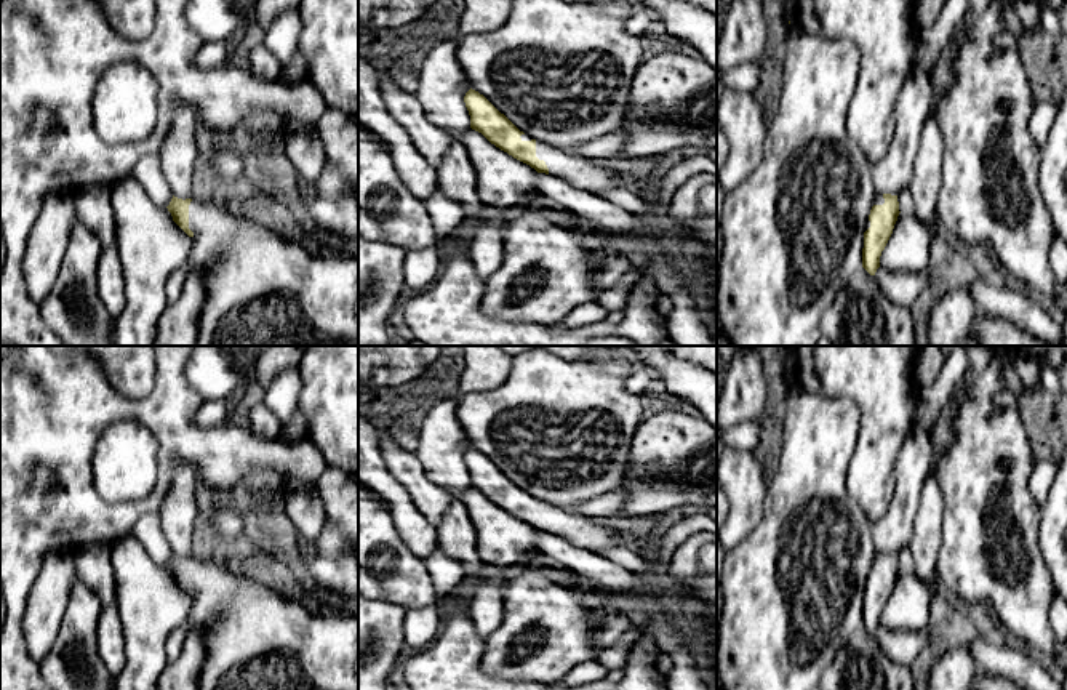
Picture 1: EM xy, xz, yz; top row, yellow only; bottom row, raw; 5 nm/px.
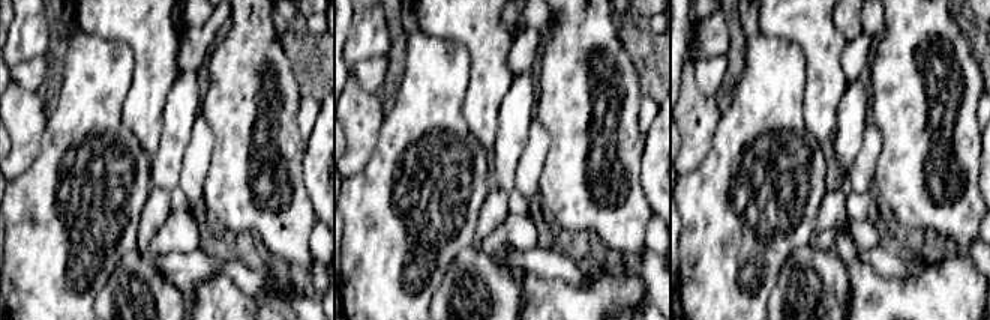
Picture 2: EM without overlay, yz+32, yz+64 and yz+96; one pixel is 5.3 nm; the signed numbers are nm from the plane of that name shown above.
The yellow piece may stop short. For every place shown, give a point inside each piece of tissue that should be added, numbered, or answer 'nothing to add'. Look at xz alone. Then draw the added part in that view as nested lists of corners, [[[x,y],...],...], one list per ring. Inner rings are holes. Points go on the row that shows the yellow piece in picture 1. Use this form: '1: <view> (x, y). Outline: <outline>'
1: xz (578, 172). Outline: [[[536,141],[536,157],[545,162],[550,176],[585,192],[600,195],[606,189],[635,186],[624,173],[595,166],[589,158],[573,155],[569,150],[545,142]]]

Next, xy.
1: xy (261, 288). Outline: [[[192,200],[189,205],[189,229],[194,232],[194,248],[187,267],[203,275],[206,290],[195,346],[358,346],[358,255],[312,253],[301,243],[291,242],[264,226],[237,218],[234,211],[235,207],[222,210],[202,200]]]

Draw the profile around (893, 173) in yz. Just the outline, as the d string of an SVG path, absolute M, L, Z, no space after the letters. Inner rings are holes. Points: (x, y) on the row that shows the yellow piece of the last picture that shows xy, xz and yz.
M913 70L896 102L896 131L888 154L872 166L877 194L897 195L909 187L921 130L933 115L929 72Z

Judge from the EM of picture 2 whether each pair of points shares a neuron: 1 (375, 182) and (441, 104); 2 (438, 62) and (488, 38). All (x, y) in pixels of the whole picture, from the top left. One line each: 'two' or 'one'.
1: one
2: two

